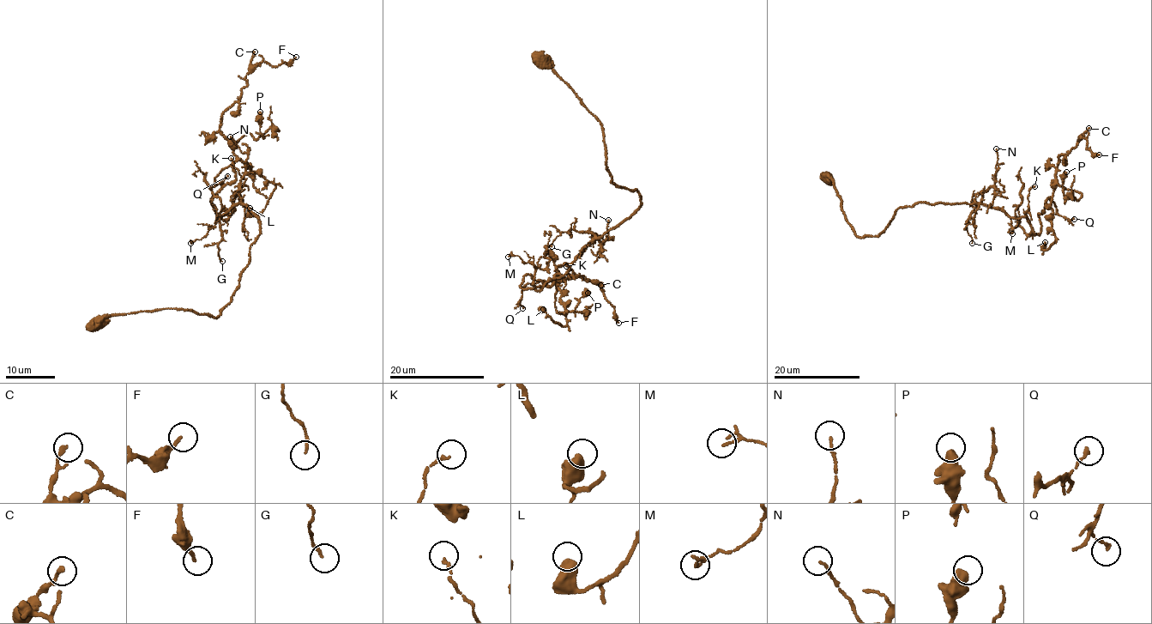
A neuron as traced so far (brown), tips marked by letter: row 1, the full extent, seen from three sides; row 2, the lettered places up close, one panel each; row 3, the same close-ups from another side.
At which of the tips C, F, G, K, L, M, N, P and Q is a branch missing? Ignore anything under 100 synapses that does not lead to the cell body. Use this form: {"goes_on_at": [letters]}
{"goes_on_at": []}

